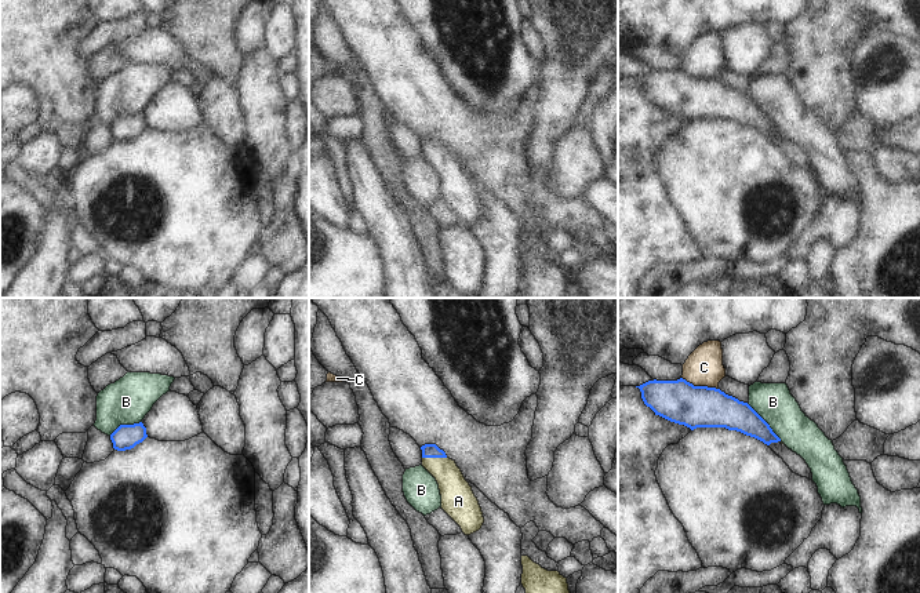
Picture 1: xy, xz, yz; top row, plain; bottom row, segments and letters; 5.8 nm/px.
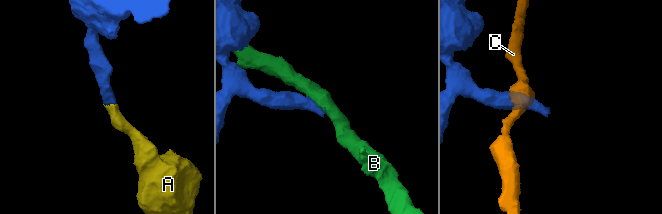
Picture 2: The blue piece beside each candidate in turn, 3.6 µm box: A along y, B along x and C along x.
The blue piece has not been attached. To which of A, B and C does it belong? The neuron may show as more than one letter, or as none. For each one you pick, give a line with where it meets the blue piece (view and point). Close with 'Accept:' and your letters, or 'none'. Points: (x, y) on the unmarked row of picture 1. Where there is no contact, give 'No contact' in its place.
A: Touches blue at xz (435, 148)
Accept: A

